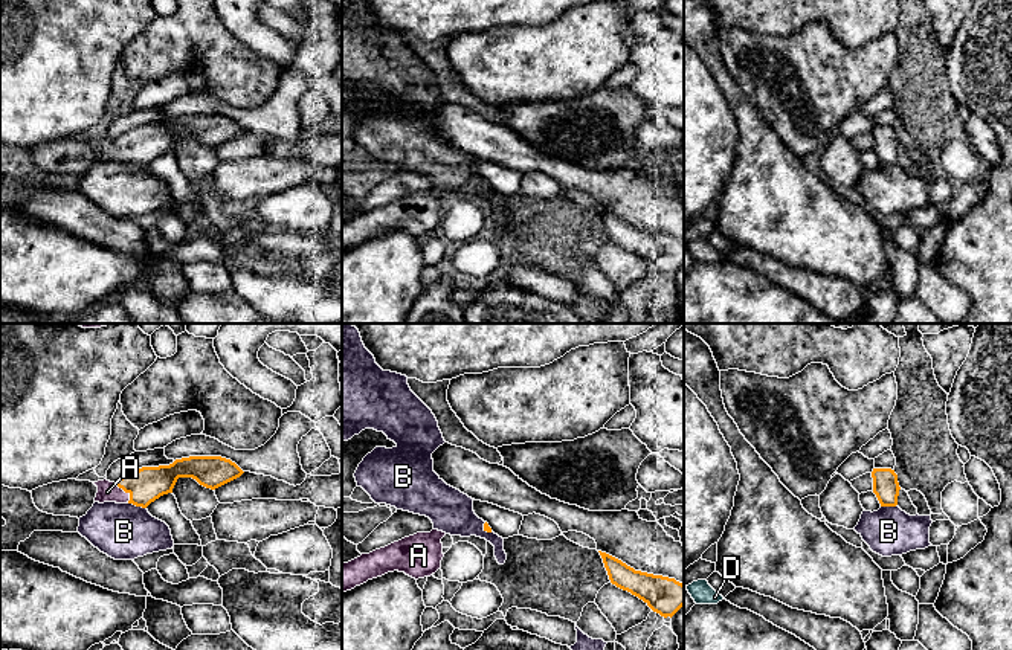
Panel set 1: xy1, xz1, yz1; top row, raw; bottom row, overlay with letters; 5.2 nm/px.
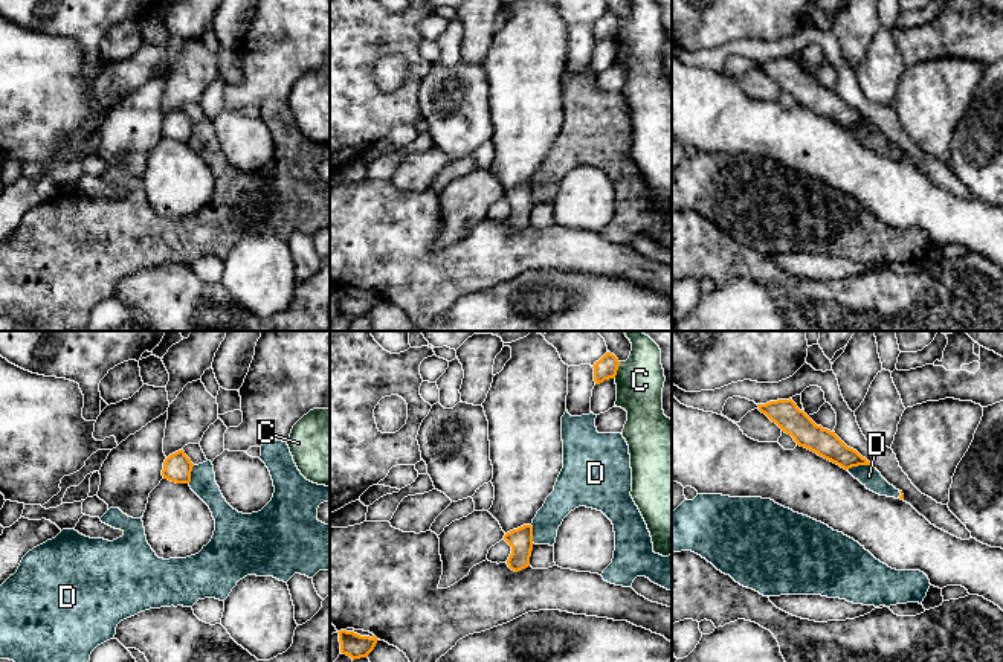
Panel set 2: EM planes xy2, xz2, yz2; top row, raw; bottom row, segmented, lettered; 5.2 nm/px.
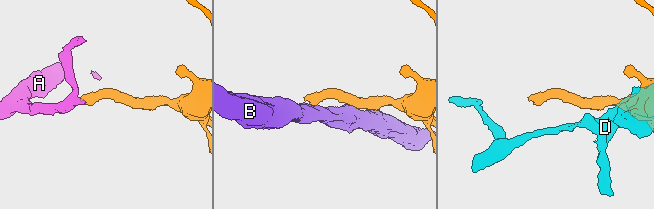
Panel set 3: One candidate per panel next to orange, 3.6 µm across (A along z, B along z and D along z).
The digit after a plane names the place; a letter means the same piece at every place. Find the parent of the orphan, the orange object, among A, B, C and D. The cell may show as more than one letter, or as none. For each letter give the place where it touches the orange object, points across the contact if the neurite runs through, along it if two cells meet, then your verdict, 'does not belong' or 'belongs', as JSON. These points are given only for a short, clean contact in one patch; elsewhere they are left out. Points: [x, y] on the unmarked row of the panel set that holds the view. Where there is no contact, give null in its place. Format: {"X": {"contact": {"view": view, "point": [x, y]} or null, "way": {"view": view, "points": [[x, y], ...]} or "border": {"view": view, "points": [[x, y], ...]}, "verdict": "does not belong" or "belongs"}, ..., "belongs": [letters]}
{"A": {"contact": {"view": "xy1", "point": [125, 150]}, "way": {"view": "xy1", "points": [[147, 142], [125, 150], [107, 150]]}, "verdict": "belongs"}, "B": {"contact": {"view": "xy1", "point": [138, 164]}, "border": {"view": "xy1", "points": [[128, 160], [145, 167]]}, "verdict": "does not belong"}, "C": {"contact": {"view": "xz2", "point": [617, 28]}, "verdict": "does not belong"}, "D": {"contact": {"view": "yz2", "point": [860, 122]}, "border": {"view": "yz2", "points": [[873, 125], [852, 124], [848, 128]]}, "verdict": "does not belong"}, "belongs": ["A"]}

